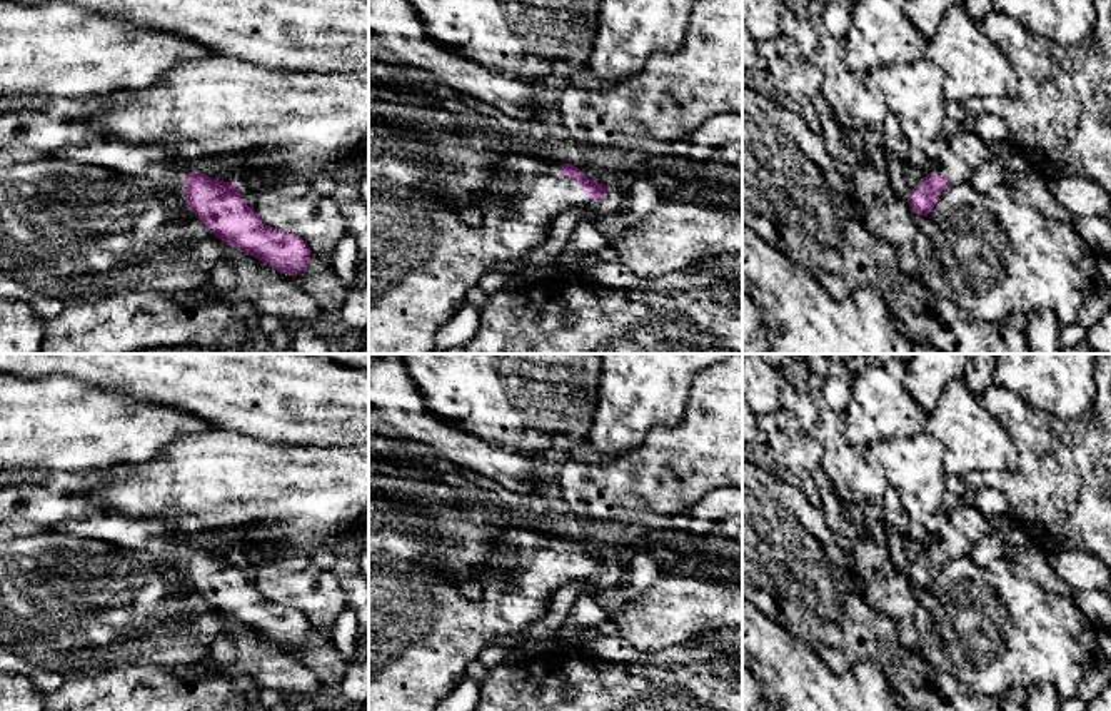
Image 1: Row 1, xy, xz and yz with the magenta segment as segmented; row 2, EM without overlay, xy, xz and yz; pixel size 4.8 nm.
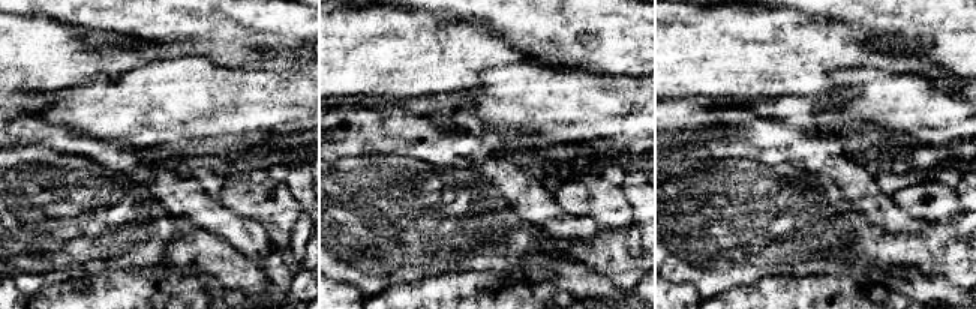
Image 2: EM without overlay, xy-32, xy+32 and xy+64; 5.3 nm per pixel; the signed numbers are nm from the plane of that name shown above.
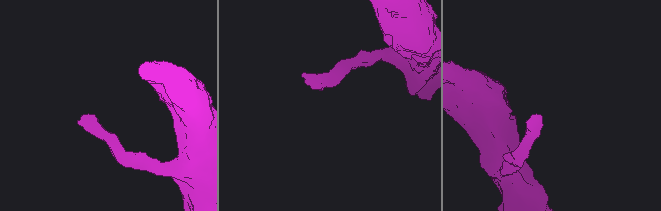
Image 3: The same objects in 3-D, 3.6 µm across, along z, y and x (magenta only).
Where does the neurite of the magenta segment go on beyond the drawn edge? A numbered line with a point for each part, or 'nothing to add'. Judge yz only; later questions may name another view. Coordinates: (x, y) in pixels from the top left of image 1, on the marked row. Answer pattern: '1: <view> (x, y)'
1: yz (956, 157)

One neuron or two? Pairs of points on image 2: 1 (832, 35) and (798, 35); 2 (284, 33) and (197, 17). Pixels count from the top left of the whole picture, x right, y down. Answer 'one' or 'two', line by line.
1: one
2: one

